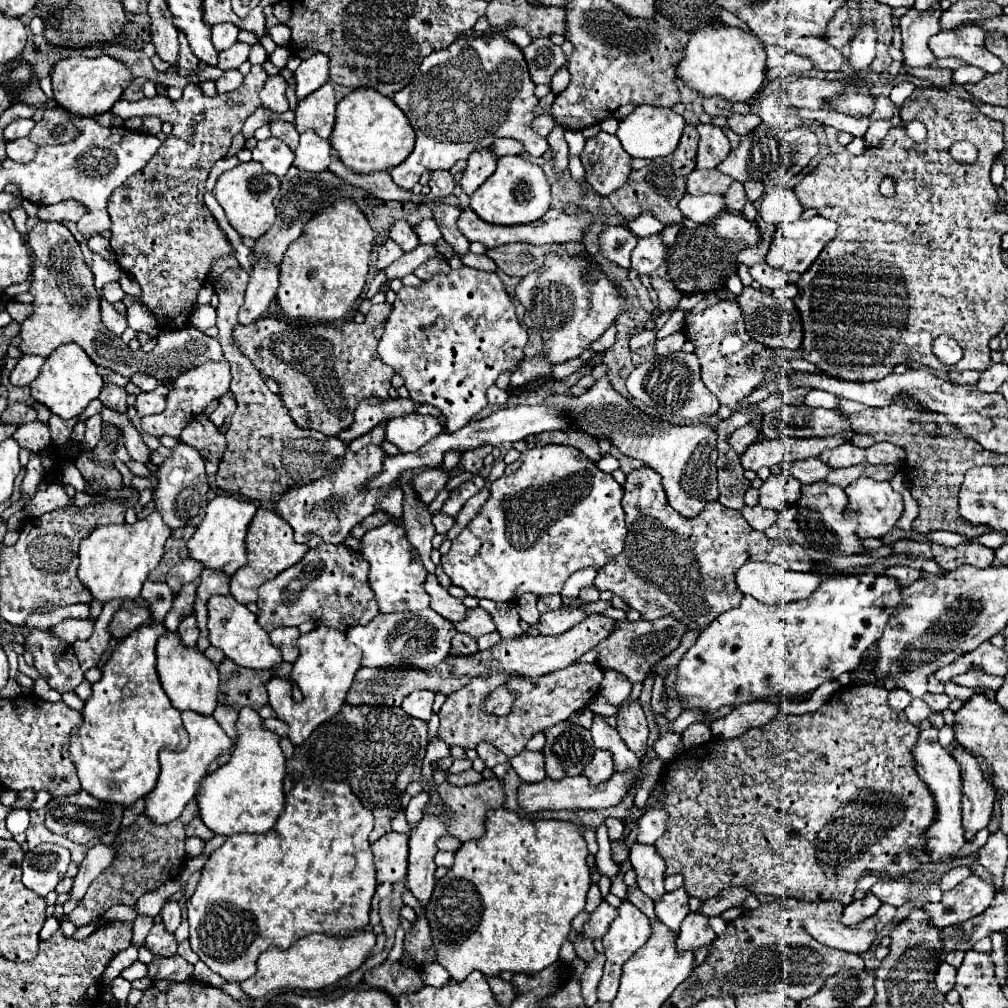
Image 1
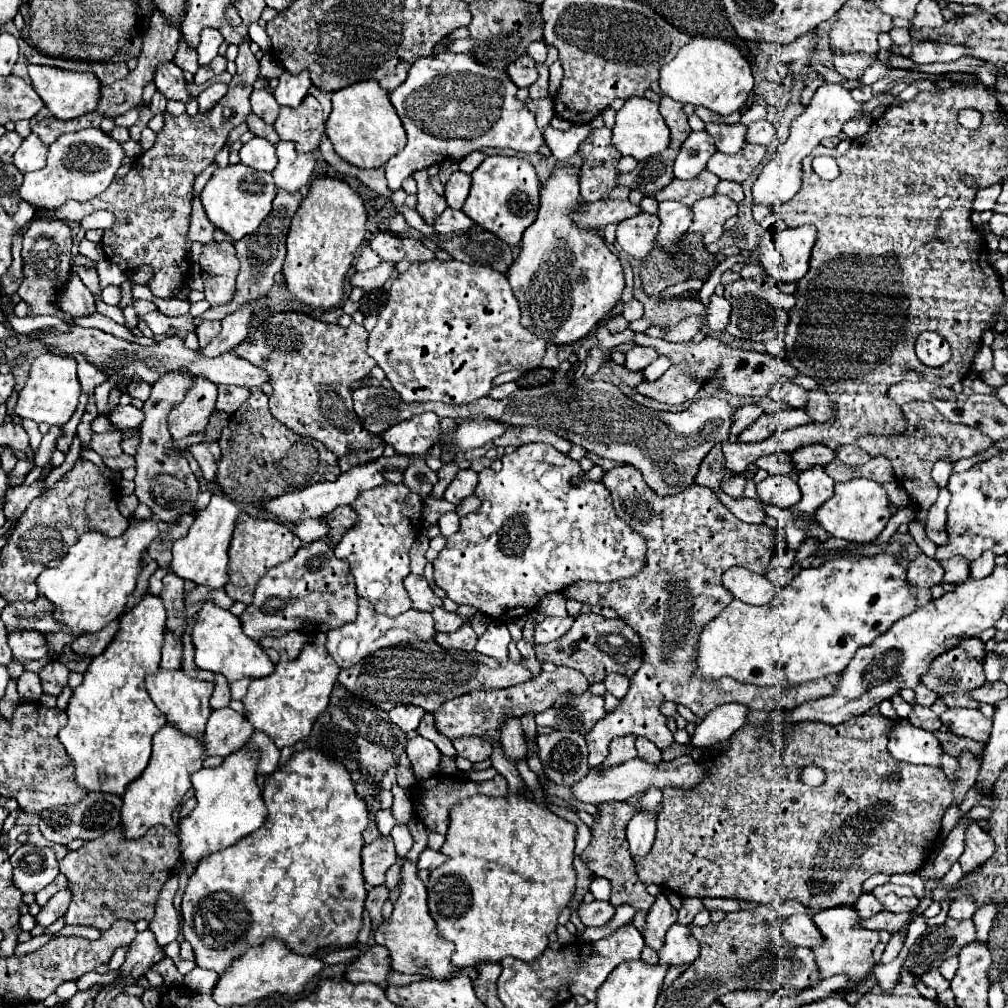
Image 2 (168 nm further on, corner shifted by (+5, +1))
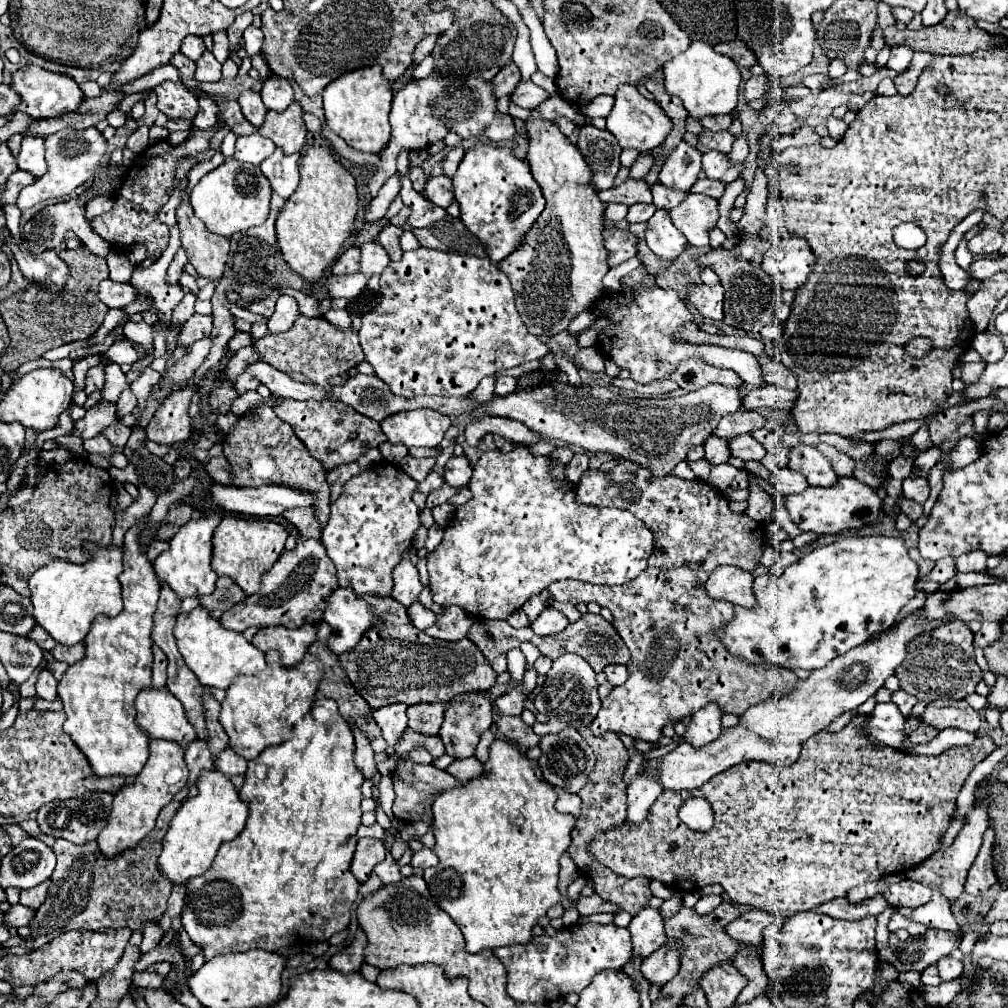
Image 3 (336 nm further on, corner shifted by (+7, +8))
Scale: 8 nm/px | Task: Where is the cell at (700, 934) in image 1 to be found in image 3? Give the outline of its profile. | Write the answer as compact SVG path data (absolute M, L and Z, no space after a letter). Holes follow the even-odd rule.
M668 940L658 948L654 954L646 956L642 962L642 974L650 984L666 984L670 978L676 976L680 968L680 956L678 956L678 944L670 944Z

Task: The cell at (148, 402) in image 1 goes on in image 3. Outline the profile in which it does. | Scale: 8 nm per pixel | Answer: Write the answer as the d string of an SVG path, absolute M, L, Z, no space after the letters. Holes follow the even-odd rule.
M102 400L96 406L88 408L88 412L82 420L74 422L74 434L86 440L86 438L92 438L92 436L100 434L102 430L106 430L114 422L118 422L116 406L112 402Z

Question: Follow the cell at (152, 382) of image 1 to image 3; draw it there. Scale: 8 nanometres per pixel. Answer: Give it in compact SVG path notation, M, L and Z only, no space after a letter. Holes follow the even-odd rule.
M126 388L126 390L120 394L116 406L118 406L118 418L122 418L122 416L126 416L126 414L130 414L130 412L134 410L134 406L136 406L136 396L132 394L130 388Z

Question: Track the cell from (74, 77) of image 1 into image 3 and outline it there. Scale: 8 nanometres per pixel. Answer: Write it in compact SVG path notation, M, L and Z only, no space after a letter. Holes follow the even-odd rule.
M32 64L20 68L14 74L12 88L22 96L18 110L26 112L32 118L56 118L56 116L70 114L84 100L84 92L80 90L80 86L70 76L56 74L56 72L50 72L50 70L44 70L40 66L32 66Z

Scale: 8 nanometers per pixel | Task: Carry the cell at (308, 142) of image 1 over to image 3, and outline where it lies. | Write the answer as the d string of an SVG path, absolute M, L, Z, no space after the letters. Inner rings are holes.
M278 148L270 158L266 158L260 164L260 170L270 180L272 190L282 198L290 198L292 192L298 188L298 162L300 162L300 156L302 156L300 152L288 156Z

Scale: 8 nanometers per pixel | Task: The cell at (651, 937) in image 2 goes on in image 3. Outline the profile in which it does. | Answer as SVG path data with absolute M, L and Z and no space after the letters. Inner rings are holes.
M644 908L636 914L628 926L634 944L634 956L650 956L654 950L662 946L666 940L666 932L662 928L664 916L658 908Z

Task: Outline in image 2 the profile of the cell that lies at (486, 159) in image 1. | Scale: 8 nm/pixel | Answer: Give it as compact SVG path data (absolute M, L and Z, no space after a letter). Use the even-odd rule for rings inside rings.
M456 171L450 175L446 187L444 187L444 199L450 209L462 209L464 199L468 197L468 187L470 187L470 175Z

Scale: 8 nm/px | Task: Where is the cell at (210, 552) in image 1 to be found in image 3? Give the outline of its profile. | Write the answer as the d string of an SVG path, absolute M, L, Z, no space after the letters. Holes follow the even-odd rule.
M208 512L196 520L186 522L178 534L170 540L170 548L162 552L156 562L154 570L160 580L164 580L180 598L186 596L200 596L200 594L212 594L218 574L212 570L212 534L214 528L220 524L222 514L220 512Z

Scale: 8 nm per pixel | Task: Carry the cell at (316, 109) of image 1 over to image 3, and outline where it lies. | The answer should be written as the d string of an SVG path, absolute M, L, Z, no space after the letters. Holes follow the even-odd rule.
M292 102L284 112L268 112L264 124L260 126L260 134L264 138L270 138L286 154L300 152L308 132L302 116L304 108L300 102Z

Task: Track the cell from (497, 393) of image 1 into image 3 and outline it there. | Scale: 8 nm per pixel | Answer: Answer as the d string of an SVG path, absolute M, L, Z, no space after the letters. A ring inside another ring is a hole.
M508 374L498 376L498 380L496 380L496 394L498 396L506 396L514 390L516 390L516 378L514 376L508 376Z

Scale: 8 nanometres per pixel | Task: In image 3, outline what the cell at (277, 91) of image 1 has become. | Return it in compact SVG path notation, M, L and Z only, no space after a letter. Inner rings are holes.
M244 90L238 98L244 116L250 120L250 124L254 126L262 126L262 120L266 116L266 106L262 104L262 96L258 96L258 92L254 90Z

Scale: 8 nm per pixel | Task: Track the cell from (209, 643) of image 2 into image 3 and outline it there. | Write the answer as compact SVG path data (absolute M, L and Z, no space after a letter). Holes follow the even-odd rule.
M198 606L192 612L182 612L178 616L174 636L178 640L178 648L186 664L198 676L198 680L206 686L228 688L236 676L258 674L262 672L262 668L266 668L264 652L254 648L250 642L246 642L242 634L222 628L220 620L212 618L204 606Z

